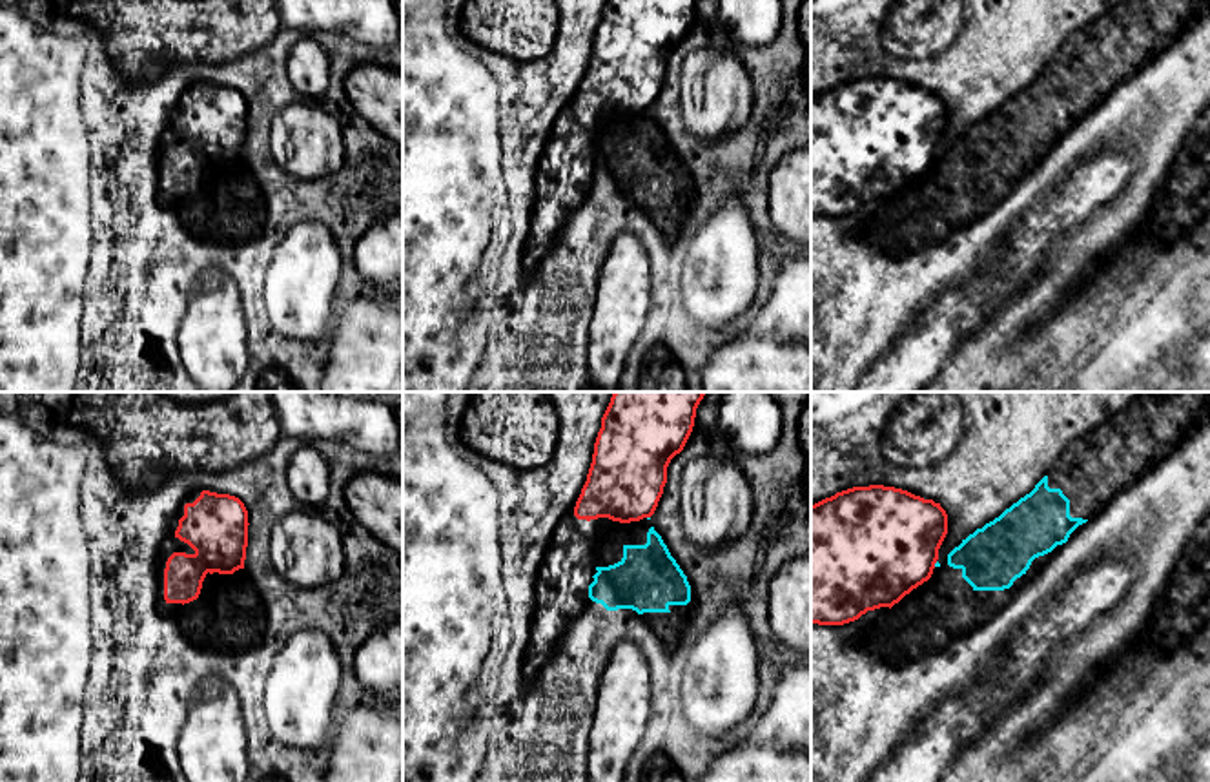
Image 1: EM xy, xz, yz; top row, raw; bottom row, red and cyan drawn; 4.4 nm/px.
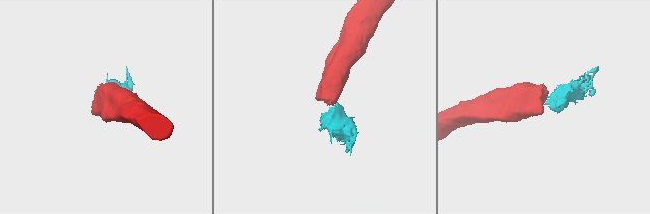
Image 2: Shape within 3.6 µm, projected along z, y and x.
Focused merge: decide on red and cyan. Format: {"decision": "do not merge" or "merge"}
{"decision": "do not merge"}

